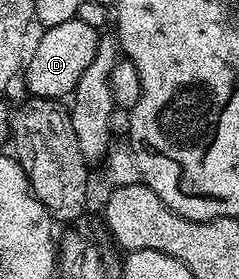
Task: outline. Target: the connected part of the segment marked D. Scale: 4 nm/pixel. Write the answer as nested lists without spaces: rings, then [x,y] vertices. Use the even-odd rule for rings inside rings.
[[[77,16],[71,17],[66,23],[58,23],[58,27],[50,27],[41,32],[36,46],[31,46],[22,69],[22,81],[28,84],[28,93],[33,97],[59,99],[71,98],[78,87],[78,79],[90,63],[94,63],[94,55],[98,51],[98,43],[102,36],[101,30],[82,23]]]

